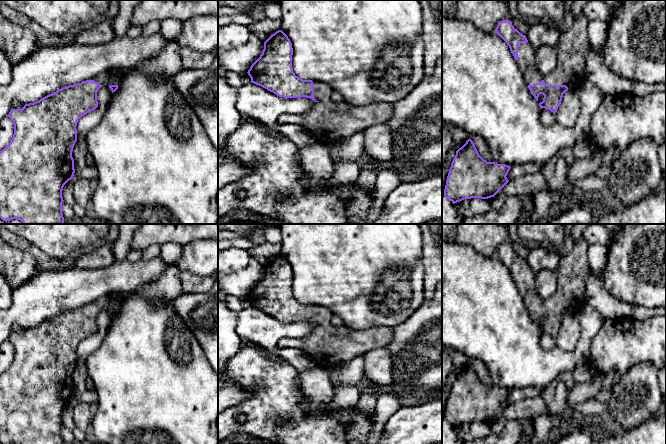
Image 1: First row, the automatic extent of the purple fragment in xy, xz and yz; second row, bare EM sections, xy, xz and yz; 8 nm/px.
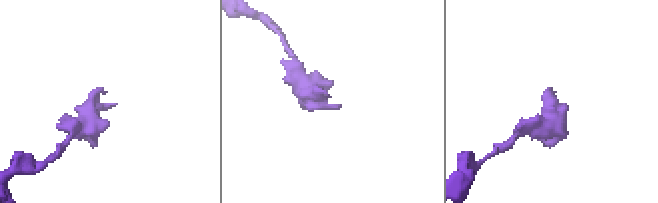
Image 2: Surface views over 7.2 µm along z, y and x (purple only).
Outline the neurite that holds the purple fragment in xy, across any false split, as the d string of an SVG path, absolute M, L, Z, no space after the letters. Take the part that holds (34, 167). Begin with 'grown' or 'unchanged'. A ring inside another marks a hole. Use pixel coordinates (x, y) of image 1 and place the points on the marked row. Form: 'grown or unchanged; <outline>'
grown; M115 71L117 74L111 76L110 72L102 72L98 76L93 77L89 80L77 83L74 85L65 86L56 92L49 94L39 101L34 103L25 104L22 109L11 109L8 117L13 121L14 124L14 134L10 143L0 151L0 218L7 222L12 219L18 219L23 224L63 224L64 217L62 214L62 190L64 185L73 178L75 169L74 169L74 159L72 157L72 151L74 145L77 141L77 123L79 119L89 113L90 111L95 110L98 107L97 101L97 92L103 85L108 85L112 93L118 89L118 86L121 84L125 72Z

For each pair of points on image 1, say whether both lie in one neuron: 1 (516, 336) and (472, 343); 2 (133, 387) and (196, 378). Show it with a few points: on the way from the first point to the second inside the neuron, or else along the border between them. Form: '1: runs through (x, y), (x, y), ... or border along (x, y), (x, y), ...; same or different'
1: runs through (505, 336), (483, 336); same
2: runs through (149, 387), (180, 387); same

